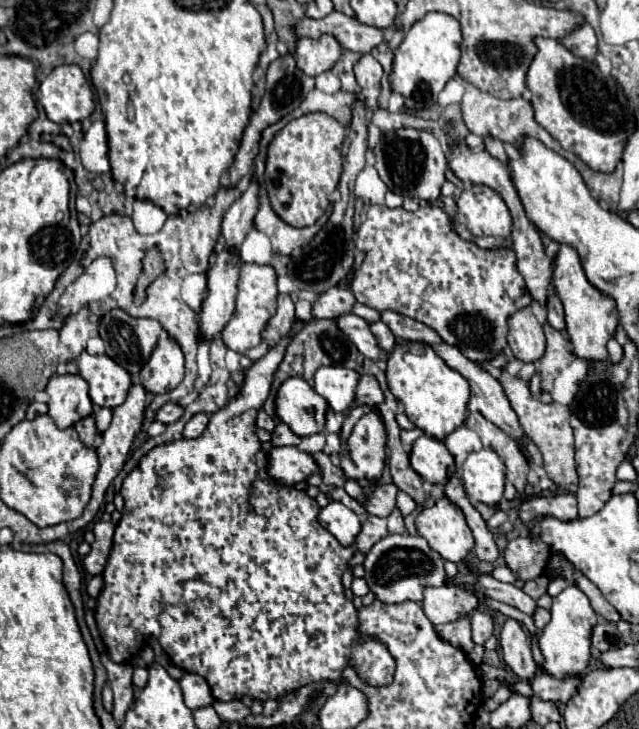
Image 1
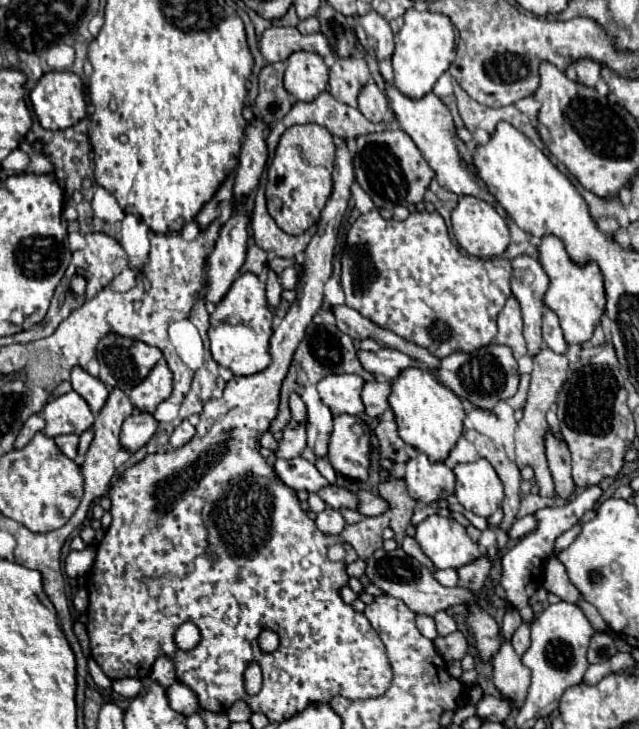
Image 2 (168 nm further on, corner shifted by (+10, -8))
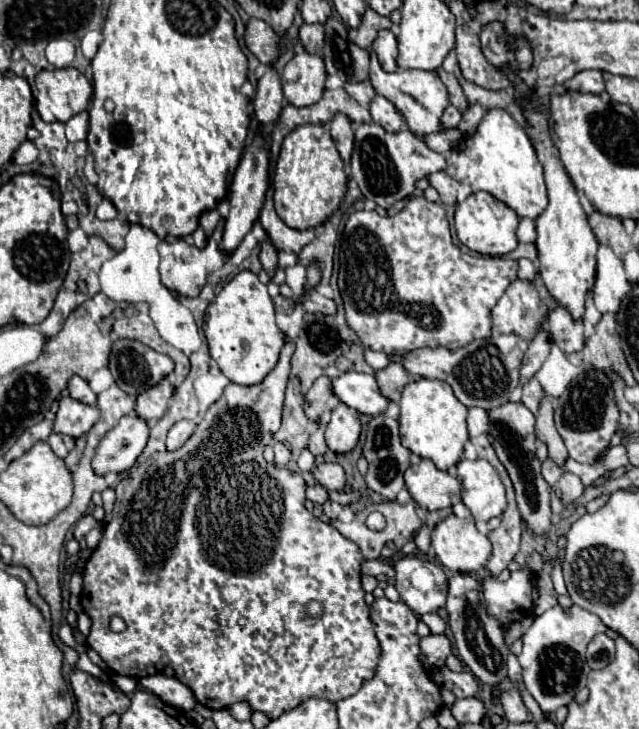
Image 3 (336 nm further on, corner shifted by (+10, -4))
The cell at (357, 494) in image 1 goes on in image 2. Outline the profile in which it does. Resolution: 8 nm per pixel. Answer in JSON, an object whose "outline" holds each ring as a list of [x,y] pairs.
{"outline":[[[319,458],[315,466],[317,466],[317,470],[321,472],[321,476],[323,476],[323,478],[327,478],[327,482],[329,482],[329,484],[335,484],[337,474],[335,474],[335,470],[331,468],[331,464],[329,464],[329,462],[325,462],[325,460],[321,460],[321,458]]]}

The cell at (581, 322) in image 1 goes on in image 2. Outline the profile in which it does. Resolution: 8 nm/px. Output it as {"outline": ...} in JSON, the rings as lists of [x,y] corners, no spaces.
{"outline":[[[543,236],[541,246],[539,246],[539,262],[551,280],[545,292],[545,304],[559,316],[561,330],[565,334],[567,344],[583,346],[585,342],[591,340],[593,330],[601,322],[601,316],[605,314],[605,304],[607,304],[603,278],[597,264],[593,262],[585,266],[573,264],[573,260],[565,252],[563,242],[557,236]]]}

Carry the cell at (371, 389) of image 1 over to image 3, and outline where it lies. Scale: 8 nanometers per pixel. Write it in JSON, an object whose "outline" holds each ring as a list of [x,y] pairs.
{"outline":[[[393,362],[391,366],[387,366],[385,370],[379,370],[375,374],[377,378],[377,384],[379,384],[379,390],[395,404],[399,404],[399,394],[403,392],[403,388],[413,382],[411,374],[403,368],[401,362]]]}

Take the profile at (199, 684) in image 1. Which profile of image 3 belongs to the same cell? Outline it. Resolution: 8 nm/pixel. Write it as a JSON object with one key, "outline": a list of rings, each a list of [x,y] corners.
{"outline":[[[155,674],[155,676],[141,678],[139,684],[145,686],[147,690],[151,690],[153,694],[157,694],[165,704],[169,704],[181,712],[189,712],[197,704],[193,692],[185,684],[177,682],[177,678],[167,678],[163,674]]]}

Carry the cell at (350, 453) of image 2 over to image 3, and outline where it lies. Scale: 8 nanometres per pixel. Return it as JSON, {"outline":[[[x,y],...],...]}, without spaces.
{"outline":[[[343,402],[337,404],[337,408],[331,412],[331,420],[325,430],[325,440],[329,450],[333,450],[335,454],[353,450],[359,440],[359,434],[361,434],[359,412]]]}

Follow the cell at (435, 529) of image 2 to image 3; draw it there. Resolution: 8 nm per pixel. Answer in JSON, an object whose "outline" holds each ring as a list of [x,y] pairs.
{"outline":[[[455,514],[435,526],[431,548],[447,570],[465,574],[483,568],[493,550],[489,538],[477,530],[473,520],[463,520]]]}

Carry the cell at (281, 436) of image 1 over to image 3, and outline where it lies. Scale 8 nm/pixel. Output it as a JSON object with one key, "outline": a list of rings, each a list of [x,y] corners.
{"outline":[[[321,376],[313,382],[309,392],[305,394],[305,412],[311,420],[321,418],[321,414],[325,410],[325,404],[327,404],[327,398],[331,396],[329,392],[331,392],[331,378]]]}

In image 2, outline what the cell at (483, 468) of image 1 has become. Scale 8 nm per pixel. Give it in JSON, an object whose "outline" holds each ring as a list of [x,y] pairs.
{"outline":[[[479,458],[475,462],[457,464],[455,472],[455,496],[465,510],[477,516],[489,518],[503,500],[503,486],[493,466]]]}

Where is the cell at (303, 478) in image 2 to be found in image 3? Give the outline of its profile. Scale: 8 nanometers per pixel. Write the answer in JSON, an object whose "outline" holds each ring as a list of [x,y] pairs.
{"outline":[[[323,462],[323,464],[317,464],[315,470],[313,470],[313,478],[325,486],[327,490],[343,490],[345,484],[347,484],[347,476],[345,476],[345,470],[341,464],[337,462]]]}

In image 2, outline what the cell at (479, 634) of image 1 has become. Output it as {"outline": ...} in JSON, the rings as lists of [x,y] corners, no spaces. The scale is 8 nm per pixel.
{"outline":[[[453,632],[449,636],[443,636],[443,638],[435,638],[433,644],[437,646],[437,652],[447,660],[447,662],[453,662],[453,660],[461,660],[467,652],[469,652],[469,642],[467,642],[467,636],[463,632]]]}

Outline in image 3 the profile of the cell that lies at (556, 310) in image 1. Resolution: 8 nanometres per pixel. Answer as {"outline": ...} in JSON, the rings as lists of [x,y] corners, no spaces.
{"outline":[[[557,306],[547,318],[547,330],[553,336],[553,342],[565,352],[579,352],[585,346],[583,320],[575,320],[563,306]]]}

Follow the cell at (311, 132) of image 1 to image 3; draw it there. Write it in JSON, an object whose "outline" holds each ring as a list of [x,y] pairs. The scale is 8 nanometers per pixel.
{"outline":[[[321,124],[297,126],[285,138],[275,166],[275,210],[289,228],[315,228],[323,224],[339,208],[347,192],[347,180],[349,176],[345,174],[343,160],[335,148],[329,130]]]}

